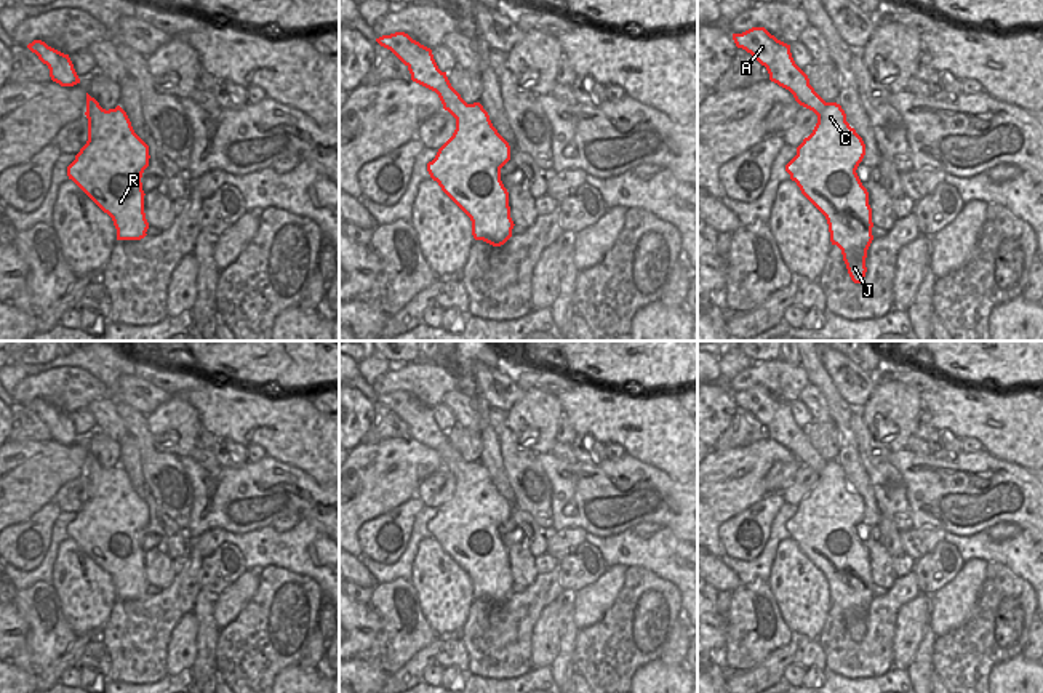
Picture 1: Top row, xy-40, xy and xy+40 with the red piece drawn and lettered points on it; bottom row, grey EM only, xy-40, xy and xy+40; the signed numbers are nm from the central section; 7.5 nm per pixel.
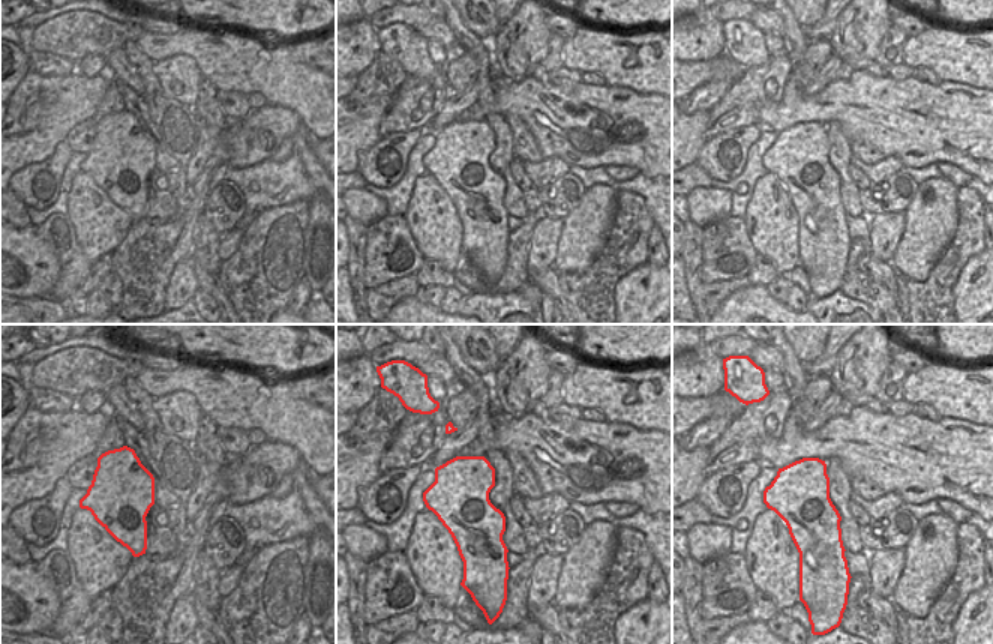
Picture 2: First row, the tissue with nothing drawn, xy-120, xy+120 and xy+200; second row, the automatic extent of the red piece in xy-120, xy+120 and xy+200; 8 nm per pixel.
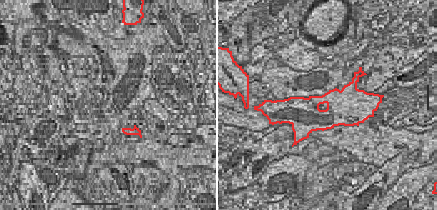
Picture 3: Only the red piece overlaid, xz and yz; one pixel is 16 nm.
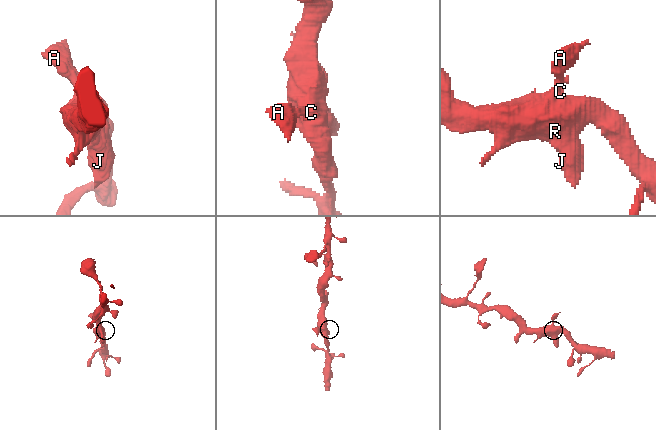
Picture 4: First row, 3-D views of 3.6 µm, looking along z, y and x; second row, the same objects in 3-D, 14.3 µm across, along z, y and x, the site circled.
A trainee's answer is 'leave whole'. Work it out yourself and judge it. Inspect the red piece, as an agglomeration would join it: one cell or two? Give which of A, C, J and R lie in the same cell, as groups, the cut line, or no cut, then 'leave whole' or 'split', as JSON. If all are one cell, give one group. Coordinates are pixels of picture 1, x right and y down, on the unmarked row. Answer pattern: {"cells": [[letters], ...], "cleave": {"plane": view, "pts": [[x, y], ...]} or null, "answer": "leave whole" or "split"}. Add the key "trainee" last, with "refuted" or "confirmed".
{"cells": [["A", "C", "J", "R"]], "cleave": null, "answer": "leave whole", "trainee": "confirmed"}

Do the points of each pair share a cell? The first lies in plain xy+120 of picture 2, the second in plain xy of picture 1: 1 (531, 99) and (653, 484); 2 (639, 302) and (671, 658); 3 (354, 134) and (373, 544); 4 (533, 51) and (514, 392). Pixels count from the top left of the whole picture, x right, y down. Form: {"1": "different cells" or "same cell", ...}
{"1": "same cell", "2": "different cells", "3": "different cells", "4": "different cells"}

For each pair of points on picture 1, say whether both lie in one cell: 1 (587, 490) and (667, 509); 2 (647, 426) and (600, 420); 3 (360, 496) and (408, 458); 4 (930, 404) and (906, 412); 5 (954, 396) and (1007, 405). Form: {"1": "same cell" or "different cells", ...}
{"1": "same cell", "2": "same cell", "3": "same cell", "4": "different cells", "5": "same cell"}

